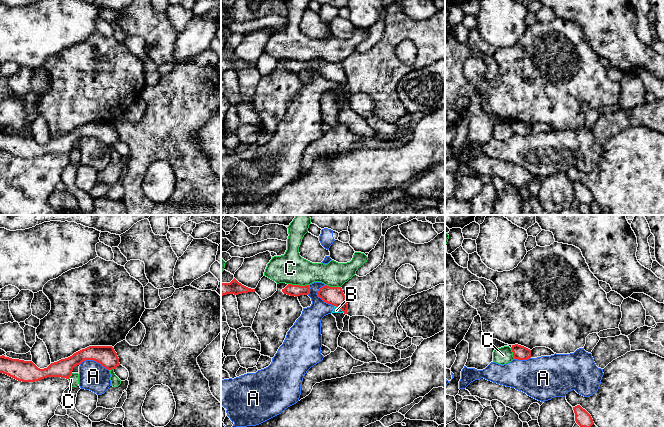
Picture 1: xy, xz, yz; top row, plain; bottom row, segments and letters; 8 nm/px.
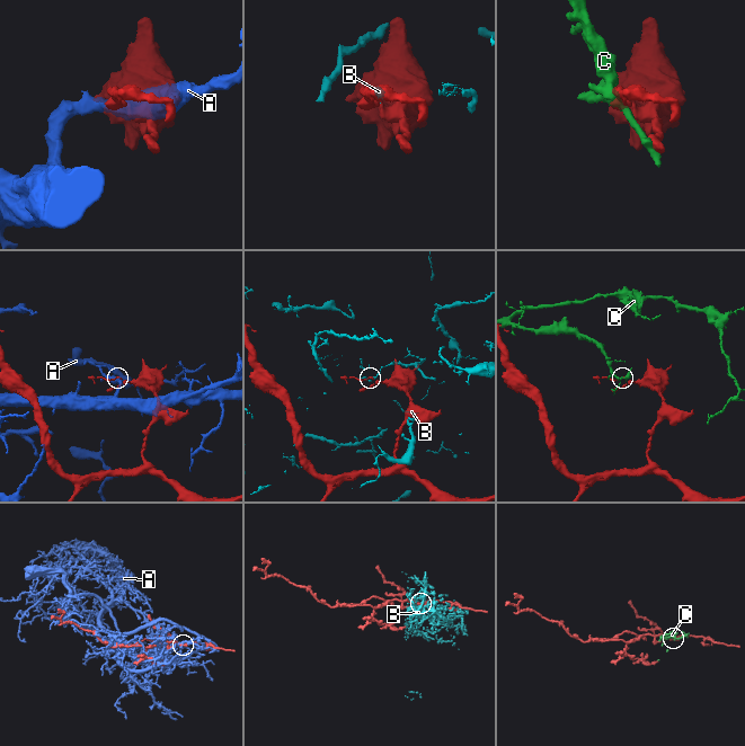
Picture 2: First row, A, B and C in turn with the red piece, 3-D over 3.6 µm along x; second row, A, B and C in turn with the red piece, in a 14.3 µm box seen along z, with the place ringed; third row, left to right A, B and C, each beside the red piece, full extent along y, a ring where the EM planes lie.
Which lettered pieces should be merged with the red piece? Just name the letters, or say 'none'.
none

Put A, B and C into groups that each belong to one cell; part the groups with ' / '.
A B / C

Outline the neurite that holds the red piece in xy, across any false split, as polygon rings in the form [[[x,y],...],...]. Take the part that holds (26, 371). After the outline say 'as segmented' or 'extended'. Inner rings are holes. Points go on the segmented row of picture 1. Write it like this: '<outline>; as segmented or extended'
[[[89,346],[72,356],[51,363],[47,368],[40,369],[32,361],[24,361],[0,356],[0,373],[18,381],[35,382],[47,377],[69,379],[73,368],[85,360],[94,360],[108,370],[120,365],[119,358],[112,346]]]; as segmented

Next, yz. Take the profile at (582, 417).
[[[580,405],[573,407],[575,413],[575,421],[580,427],[591,427],[594,422],[591,415]]]; as segmented

